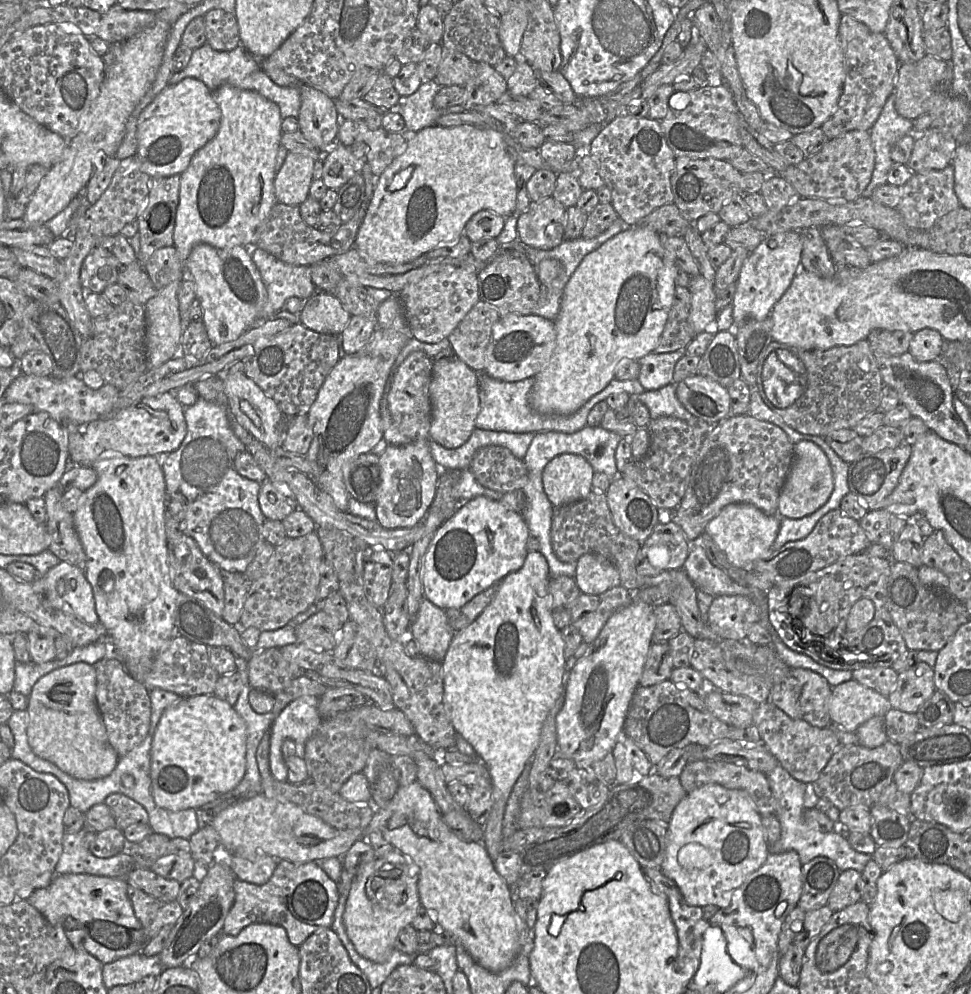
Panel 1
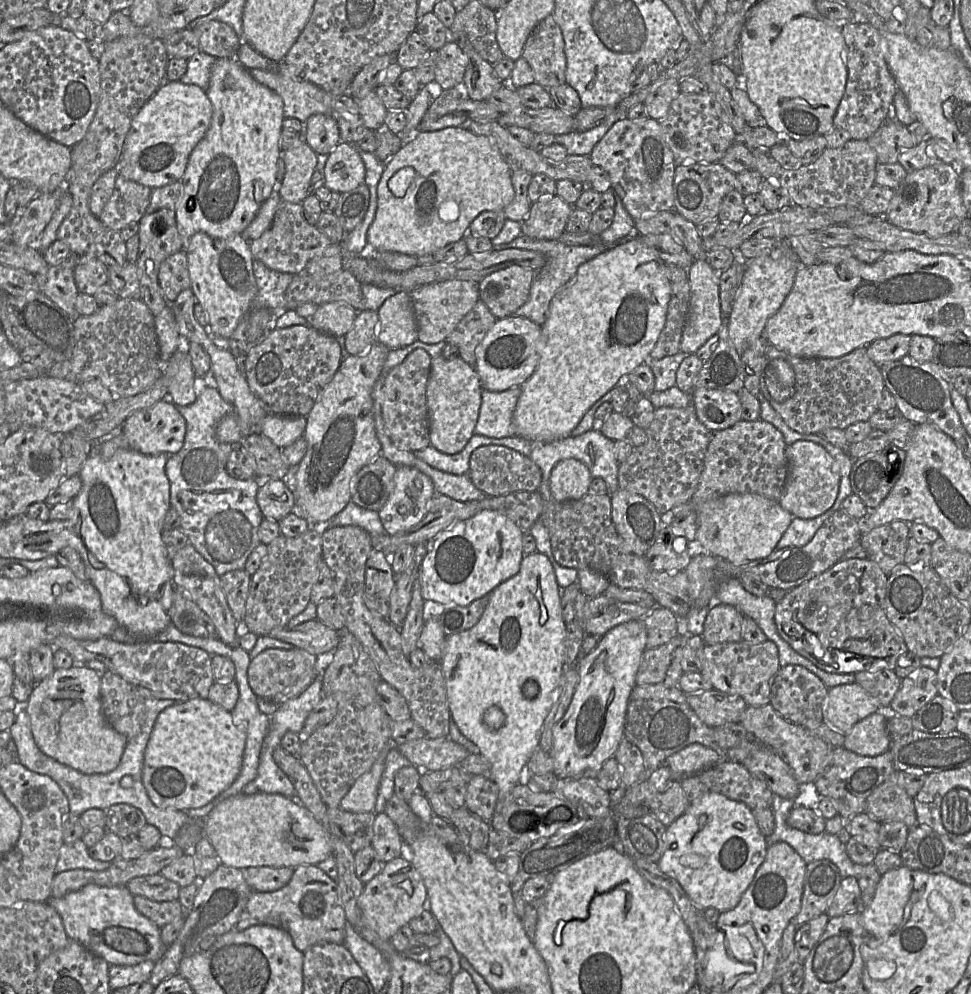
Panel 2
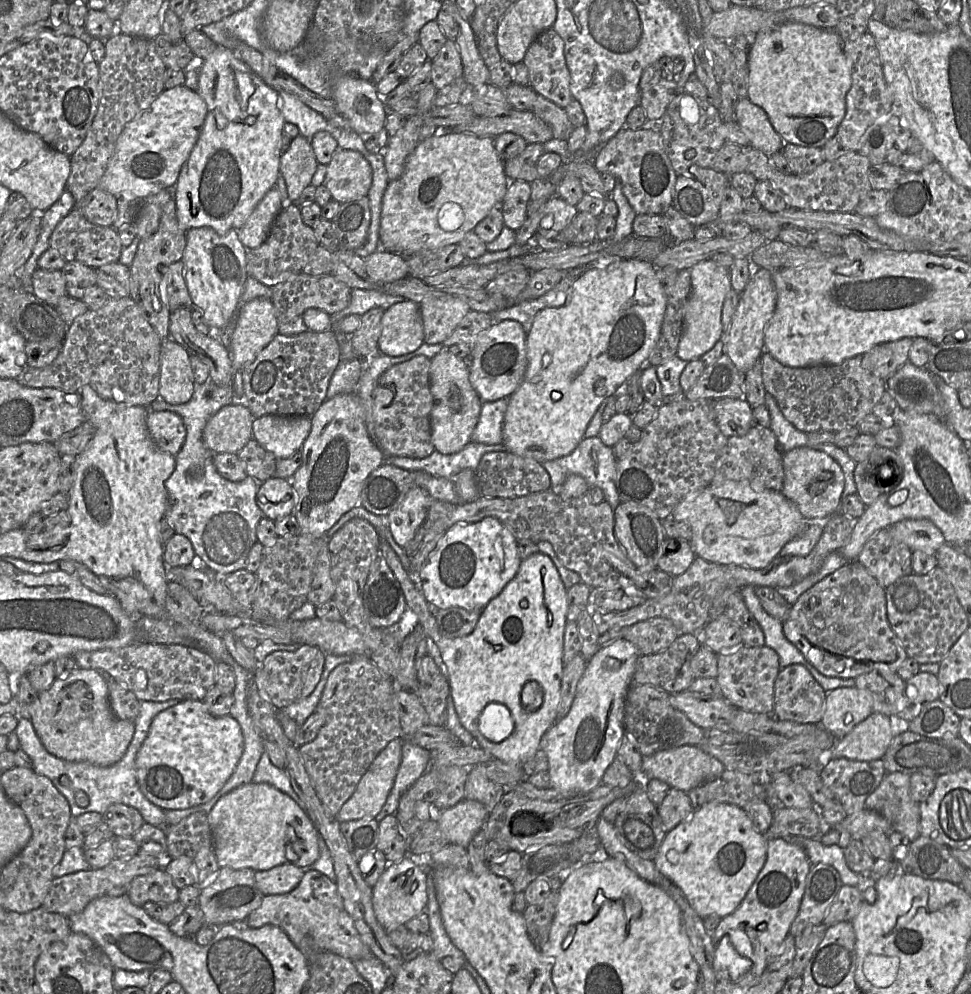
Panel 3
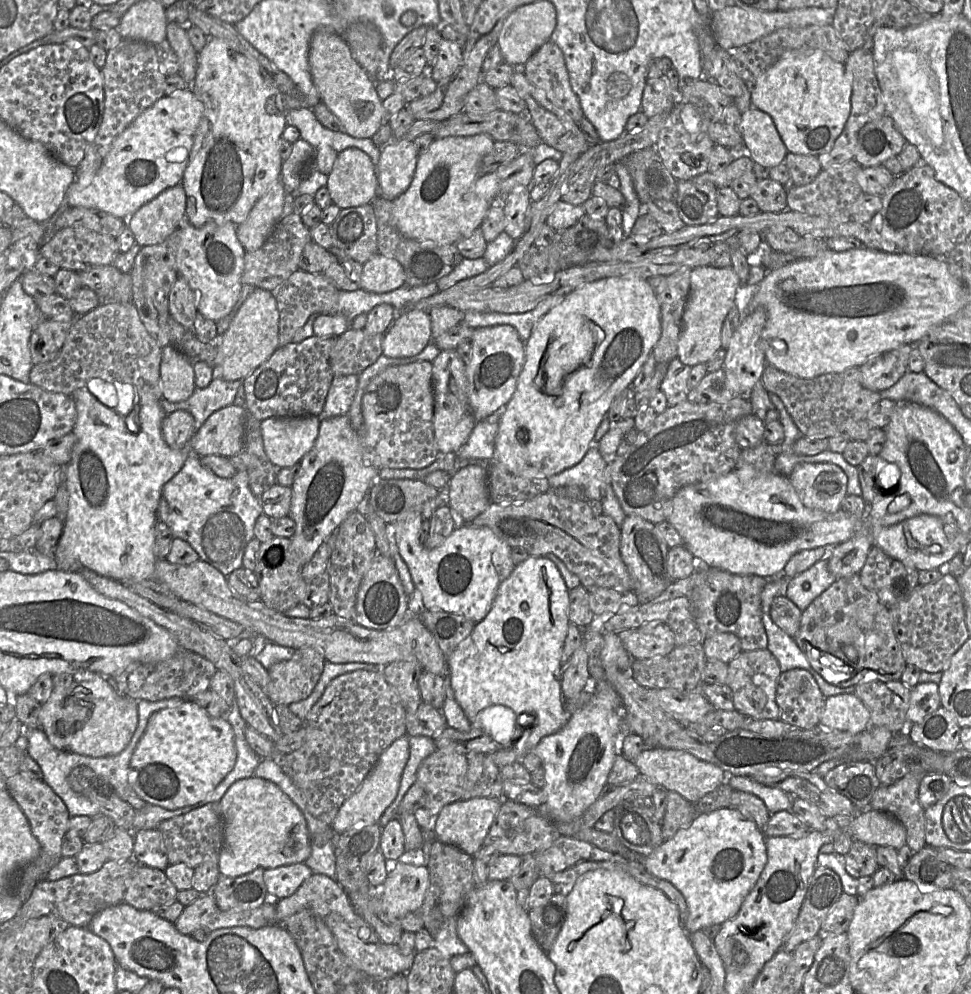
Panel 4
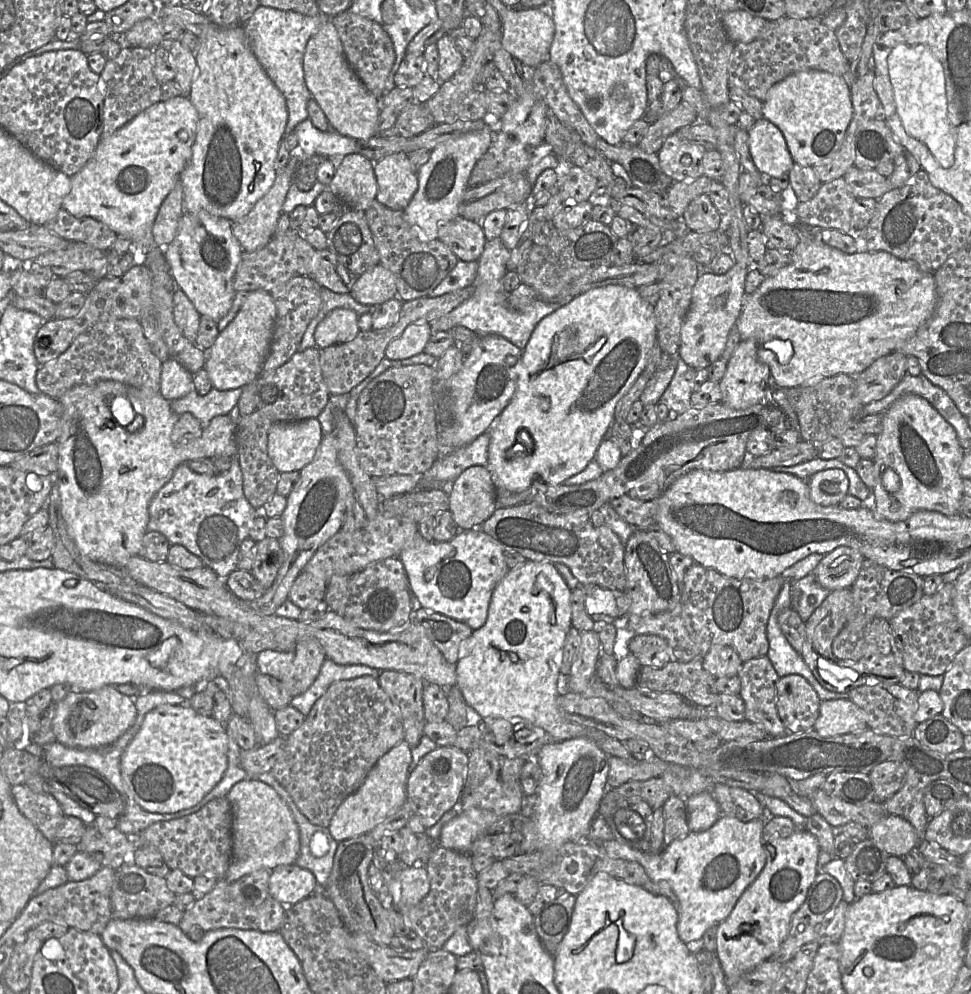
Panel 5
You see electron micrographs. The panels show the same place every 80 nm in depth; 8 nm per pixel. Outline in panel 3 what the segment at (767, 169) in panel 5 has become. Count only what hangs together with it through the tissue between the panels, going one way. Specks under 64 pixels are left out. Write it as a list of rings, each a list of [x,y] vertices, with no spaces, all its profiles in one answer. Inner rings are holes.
[[[748,97],[738,99],[735,121],[747,136],[750,146],[767,156],[782,151],[784,142],[771,125],[767,114]]]

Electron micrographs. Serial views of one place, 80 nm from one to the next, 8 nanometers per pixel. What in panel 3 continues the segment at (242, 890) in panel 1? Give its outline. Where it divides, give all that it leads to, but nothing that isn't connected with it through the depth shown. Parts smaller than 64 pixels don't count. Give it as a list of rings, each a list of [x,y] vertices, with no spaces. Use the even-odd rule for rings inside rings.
[[[307,869],[299,885],[287,894],[263,896],[261,905],[245,921],[249,928],[279,927],[298,949],[303,938],[311,936],[321,951],[332,952],[352,962],[373,956],[345,910],[336,883],[316,870]]]

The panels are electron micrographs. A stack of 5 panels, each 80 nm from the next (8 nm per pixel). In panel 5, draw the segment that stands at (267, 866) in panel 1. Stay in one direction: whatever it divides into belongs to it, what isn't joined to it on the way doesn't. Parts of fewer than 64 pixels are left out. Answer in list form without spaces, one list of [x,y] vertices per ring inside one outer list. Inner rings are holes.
[[[296,864],[276,867],[269,878],[269,896],[284,906],[311,896],[318,887],[314,874]]]

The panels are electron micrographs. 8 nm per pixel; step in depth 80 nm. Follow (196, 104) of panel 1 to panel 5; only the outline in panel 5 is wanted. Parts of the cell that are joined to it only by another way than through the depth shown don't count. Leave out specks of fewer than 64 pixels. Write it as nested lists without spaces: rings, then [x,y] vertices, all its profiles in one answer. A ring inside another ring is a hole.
[[[181,94],[165,101],[159,100],[158,102],[154,103],[144,111],[137,114],[123,127],[116,130],[112,135],[103,138],[99,141],[95,151],[93,152],[90,159],[87,161],[87,163],[81,168],[81,170],[79,170],[76,174],[74,174],[71,177],[70,192],[65,196],[62,203],[62,208],[64,208],[70,214],[76,217],[89,216],[95,218],[106,224],[110,229],[112,229],[118,235],[129,238],[132,242],[131,252],[134,253],[134,265],[138,265],[138,264],[144,265],[146,254],[151,250],[153,250],[154,248],[158,247],[158,245],[156,245],[154,241],[153,234],[152,234],[153,223],[156,219],[157,213],[159,211],[159,208],[163,200],[173,189],[175,184],[180,181],[180,176],[191,158],[192,146],[195,141],[197,127],[198,127],[198,113],[188,96]]]

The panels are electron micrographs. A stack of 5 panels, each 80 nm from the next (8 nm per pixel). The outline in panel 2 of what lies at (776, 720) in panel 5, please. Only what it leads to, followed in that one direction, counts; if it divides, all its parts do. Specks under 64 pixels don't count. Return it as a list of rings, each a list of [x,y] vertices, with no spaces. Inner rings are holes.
[[[769,640],[760,644],[747,642],[705,644],[703,668],[700,673],[711,682],[714,689],[742,697],[748,706],[770,704],[771,686],[781,666],[778,648]]]

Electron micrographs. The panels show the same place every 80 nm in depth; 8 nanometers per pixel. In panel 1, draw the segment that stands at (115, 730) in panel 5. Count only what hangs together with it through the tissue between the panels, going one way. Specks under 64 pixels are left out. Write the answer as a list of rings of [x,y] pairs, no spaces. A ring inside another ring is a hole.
[[[89,663],[63,666],[41,677],[33,686],[27,707],[27,738],[33,752],[65,773],[83,780],[106,777],[117,766],[119,755],[109,742],[96,699],[96,670]]]

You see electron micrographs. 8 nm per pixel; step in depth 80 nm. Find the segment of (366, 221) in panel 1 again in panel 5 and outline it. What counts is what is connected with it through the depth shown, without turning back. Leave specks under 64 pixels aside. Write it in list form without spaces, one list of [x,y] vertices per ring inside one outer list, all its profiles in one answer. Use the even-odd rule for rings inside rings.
[[[496,124],[440,143],[431,150],[429,160],[418,170],[418,188],[403,210],[408,223],[425,239],[437,239],[439,229],[459,216],[459,204],[468,189],[468,180],[478,160],[487,152],[494,138]]]

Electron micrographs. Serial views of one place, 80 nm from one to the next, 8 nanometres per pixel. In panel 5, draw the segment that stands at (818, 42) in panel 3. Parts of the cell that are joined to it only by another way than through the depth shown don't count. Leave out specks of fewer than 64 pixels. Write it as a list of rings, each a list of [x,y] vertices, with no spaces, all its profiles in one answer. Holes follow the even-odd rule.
[[[797,72],[769,90],[762,112],[782,132],[794,163],[815,167],[833,158],[843,143],[853,116],[851,87],[843,76],[829,72]]]

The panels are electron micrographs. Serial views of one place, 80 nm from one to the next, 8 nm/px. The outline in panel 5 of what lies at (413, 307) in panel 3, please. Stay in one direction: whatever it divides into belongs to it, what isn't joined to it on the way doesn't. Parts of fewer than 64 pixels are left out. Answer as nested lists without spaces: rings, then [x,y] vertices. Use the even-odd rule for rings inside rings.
[[[412,323],[405,328],[399,337],[388,344],[385,357],[391,360],[403,360],[420,354],[424,351],[431,335],[430,323]]]

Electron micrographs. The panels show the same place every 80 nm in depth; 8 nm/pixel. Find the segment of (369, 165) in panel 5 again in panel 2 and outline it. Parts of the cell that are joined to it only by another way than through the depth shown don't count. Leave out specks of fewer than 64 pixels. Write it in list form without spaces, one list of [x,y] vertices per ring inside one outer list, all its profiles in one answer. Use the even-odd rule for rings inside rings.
[[[340,141],[328,154],[323,170],[330,191],[344,193],[365,182],[365,165],[354,144]]]

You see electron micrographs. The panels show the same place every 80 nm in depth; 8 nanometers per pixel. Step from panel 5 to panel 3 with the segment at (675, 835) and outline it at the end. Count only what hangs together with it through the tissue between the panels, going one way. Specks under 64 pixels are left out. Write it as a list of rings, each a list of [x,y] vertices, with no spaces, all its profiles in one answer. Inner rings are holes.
[[[670,788],[662,803],[657,807],[657,812],[667,833],[679,823],[688,820],[694,810],[686,792]]]

